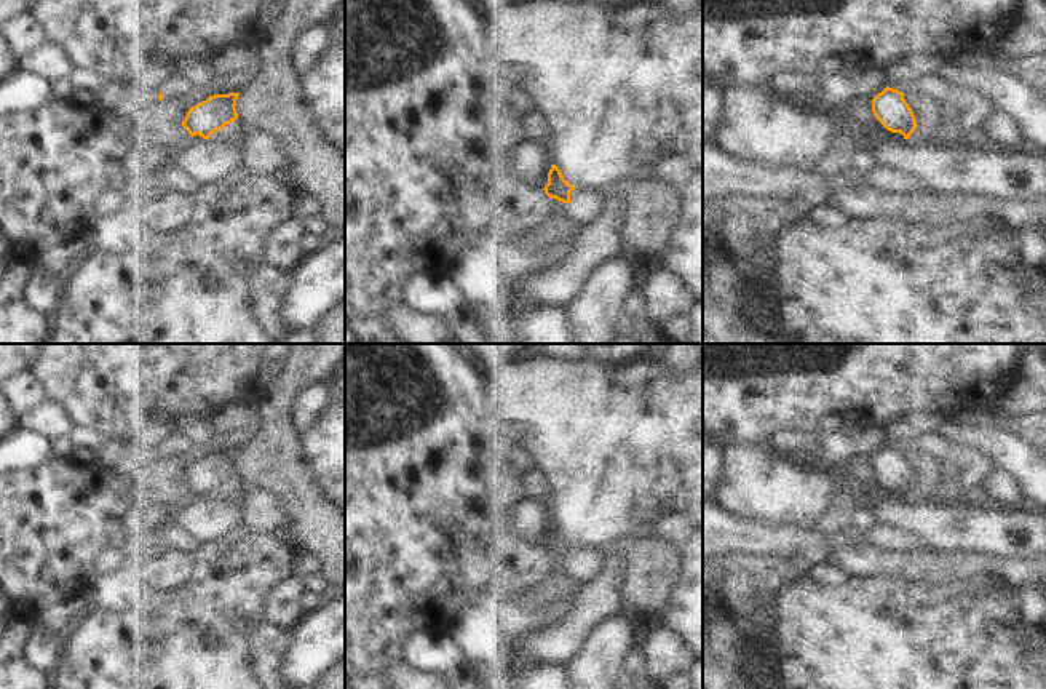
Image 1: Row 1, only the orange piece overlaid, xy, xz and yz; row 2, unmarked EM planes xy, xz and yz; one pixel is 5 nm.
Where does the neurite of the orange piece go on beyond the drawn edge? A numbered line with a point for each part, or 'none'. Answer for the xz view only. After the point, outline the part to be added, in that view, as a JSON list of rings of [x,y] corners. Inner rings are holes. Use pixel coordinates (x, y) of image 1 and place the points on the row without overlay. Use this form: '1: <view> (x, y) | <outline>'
1: xz (586, 563) | [[[581,545],[570,550],[569,561],[553,556],[551,568],[567,587],[580,590],[604,574],[608,555],[610,548]]]

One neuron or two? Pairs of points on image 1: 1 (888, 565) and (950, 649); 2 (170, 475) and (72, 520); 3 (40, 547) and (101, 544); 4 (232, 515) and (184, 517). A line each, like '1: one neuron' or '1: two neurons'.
1: two neurons
2: one neuron
3: one neuron
4: one neuron

